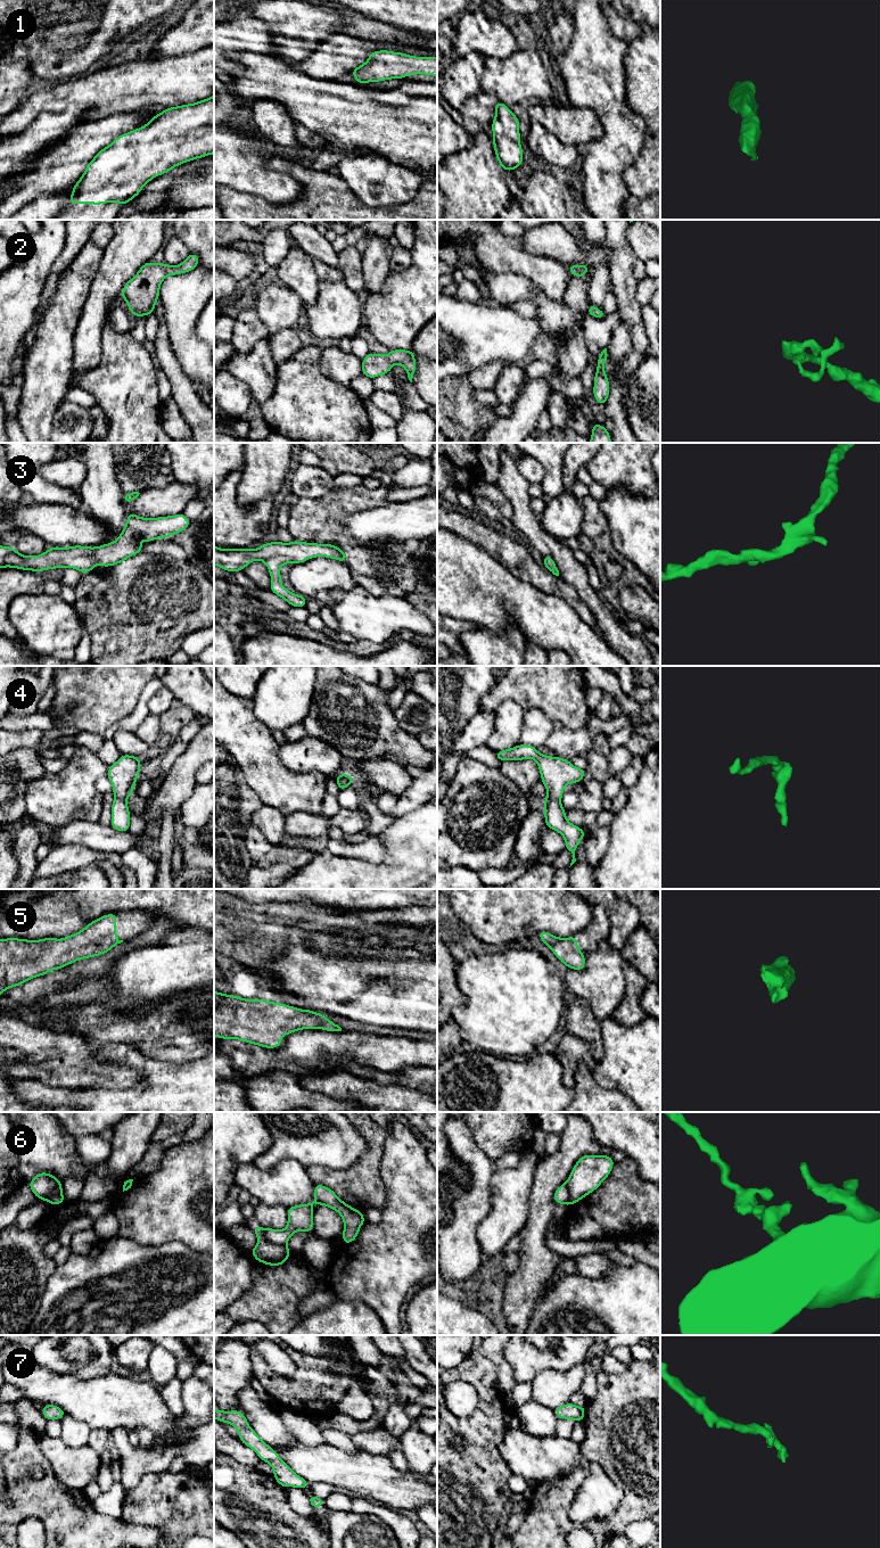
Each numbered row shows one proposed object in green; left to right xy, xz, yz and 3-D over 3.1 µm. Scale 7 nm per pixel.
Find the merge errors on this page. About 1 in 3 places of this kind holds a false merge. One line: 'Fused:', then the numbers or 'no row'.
Fused: 6

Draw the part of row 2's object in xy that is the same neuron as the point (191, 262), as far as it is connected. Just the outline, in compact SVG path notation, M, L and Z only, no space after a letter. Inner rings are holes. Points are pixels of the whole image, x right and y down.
M189 254L179 265L166 265L164 263L145 263L137 274L130 279L122 289L122 299L128 303L129 311L135 316L146 318L155 311L159 298L161 283L167 275L187 273L199 264L197 254Z

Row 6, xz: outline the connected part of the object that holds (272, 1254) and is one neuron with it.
M258 1225L253 1229L258 1241L256 1246L250 1250L250 1255L256 1258L257 1262L263 1262L268 1266L281 1266L283 1265L291 1251L287 1245L273 1244L265 1240L264 1234L265 1229Z

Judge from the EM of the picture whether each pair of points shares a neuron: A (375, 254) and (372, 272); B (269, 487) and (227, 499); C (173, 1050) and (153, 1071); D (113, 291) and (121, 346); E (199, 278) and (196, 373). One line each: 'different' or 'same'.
A: same
B: different
C: different
D: different
E: same

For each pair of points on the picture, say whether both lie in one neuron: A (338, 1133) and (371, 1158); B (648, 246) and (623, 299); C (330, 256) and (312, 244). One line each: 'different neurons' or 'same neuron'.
A: different neurons
B: different neurons
C: same neuron

